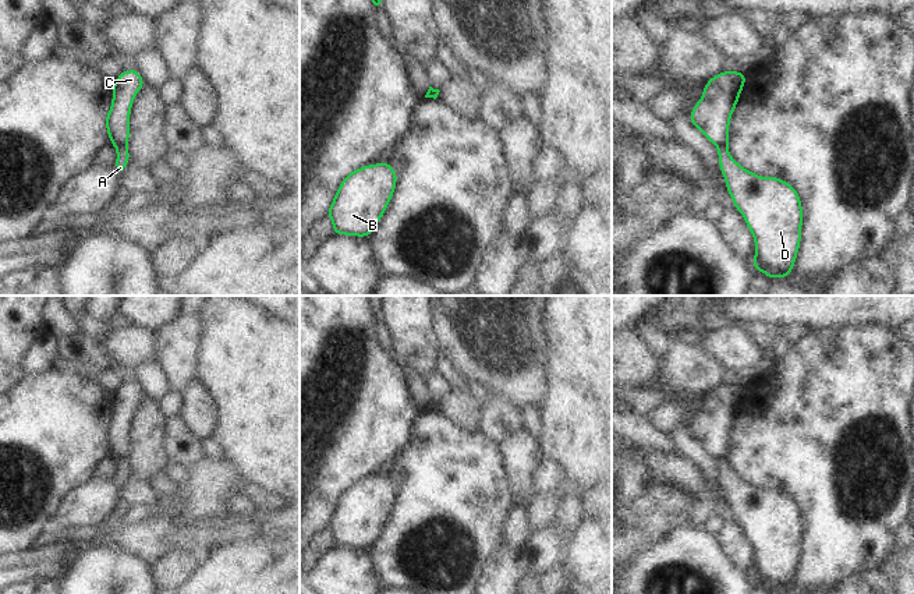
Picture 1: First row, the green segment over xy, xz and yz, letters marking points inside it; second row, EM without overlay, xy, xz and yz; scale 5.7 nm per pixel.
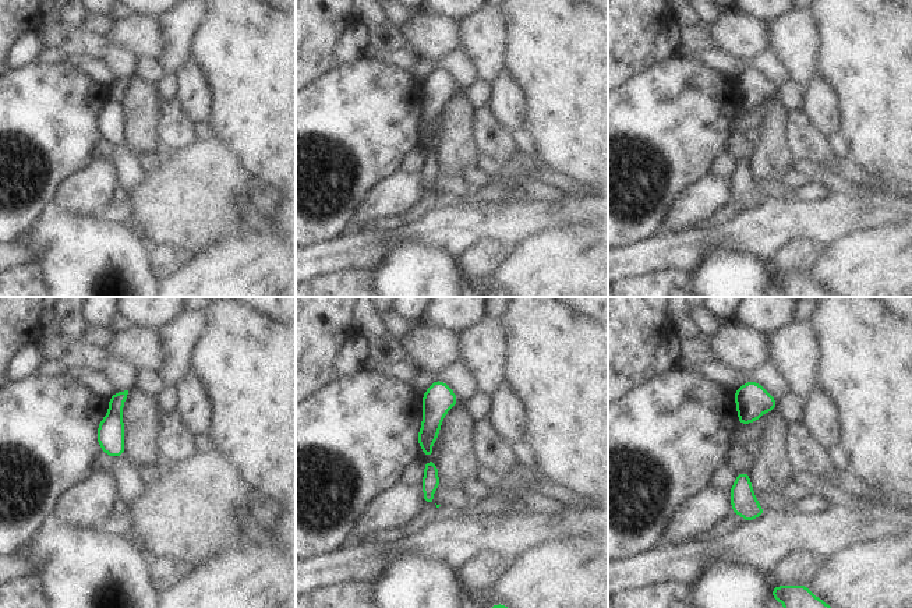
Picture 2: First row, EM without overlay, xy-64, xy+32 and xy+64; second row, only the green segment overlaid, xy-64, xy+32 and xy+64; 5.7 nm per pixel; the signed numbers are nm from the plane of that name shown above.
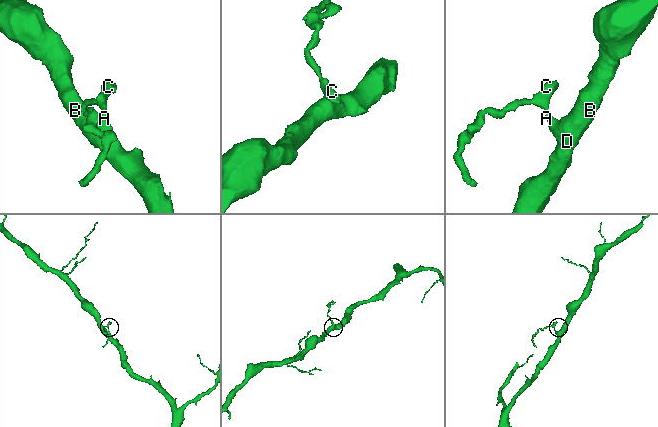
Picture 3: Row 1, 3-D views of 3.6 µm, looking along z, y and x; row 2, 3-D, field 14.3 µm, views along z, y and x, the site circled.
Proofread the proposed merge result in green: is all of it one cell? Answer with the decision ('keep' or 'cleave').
cleave

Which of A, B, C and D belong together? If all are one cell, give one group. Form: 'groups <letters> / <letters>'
groups A B D / C

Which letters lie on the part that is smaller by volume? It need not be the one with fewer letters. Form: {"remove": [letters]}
{"remove": ["C"]}

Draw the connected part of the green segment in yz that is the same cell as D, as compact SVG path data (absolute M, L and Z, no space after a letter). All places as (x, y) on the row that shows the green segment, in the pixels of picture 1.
M727 145L718 146L718 156L725 187L754 236L754 271L761 271L772 280L790 276L801 243L803 206L798 192L782 178L761 177L745 170L730 156Z

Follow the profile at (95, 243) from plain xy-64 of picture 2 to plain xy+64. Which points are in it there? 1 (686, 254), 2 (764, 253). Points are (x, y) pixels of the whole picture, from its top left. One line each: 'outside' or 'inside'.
1: outside
2: outside

